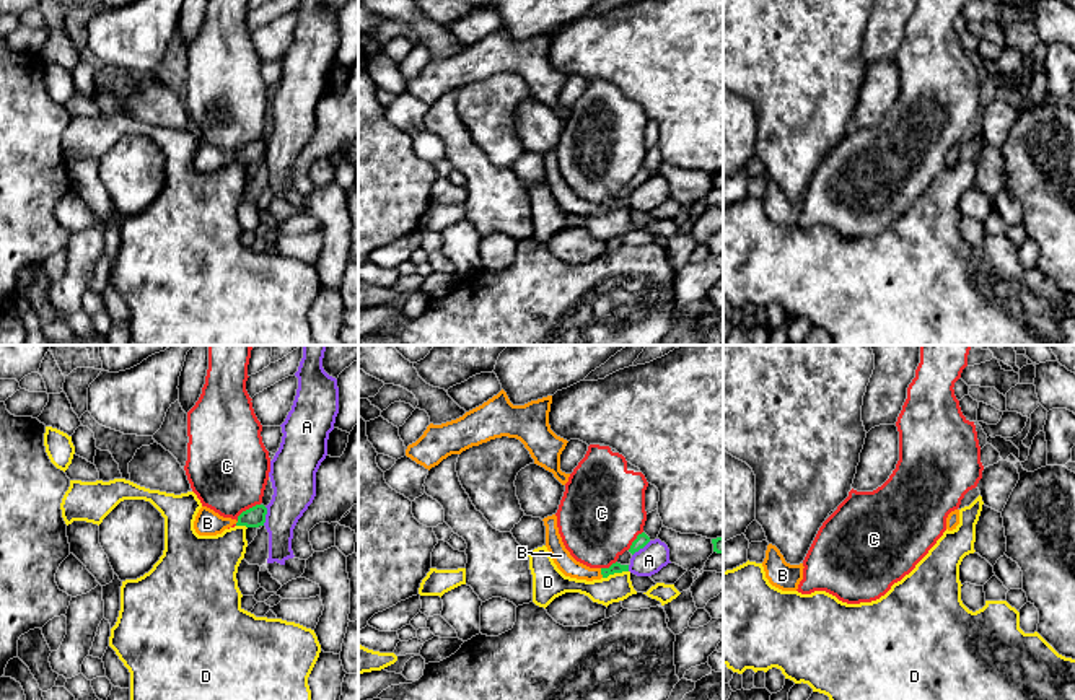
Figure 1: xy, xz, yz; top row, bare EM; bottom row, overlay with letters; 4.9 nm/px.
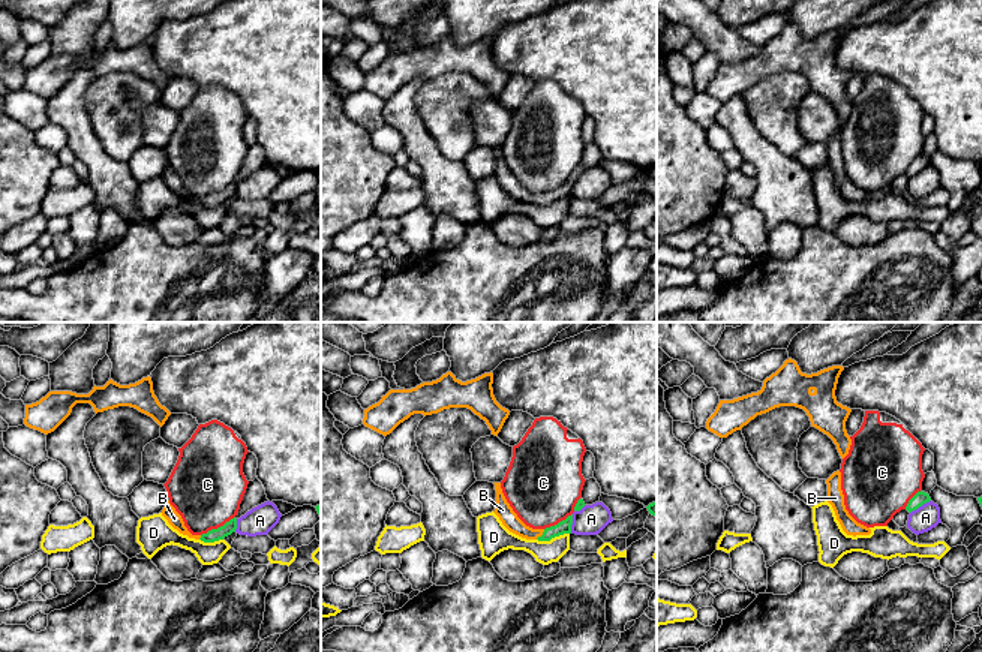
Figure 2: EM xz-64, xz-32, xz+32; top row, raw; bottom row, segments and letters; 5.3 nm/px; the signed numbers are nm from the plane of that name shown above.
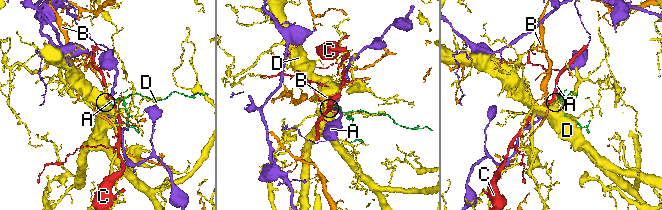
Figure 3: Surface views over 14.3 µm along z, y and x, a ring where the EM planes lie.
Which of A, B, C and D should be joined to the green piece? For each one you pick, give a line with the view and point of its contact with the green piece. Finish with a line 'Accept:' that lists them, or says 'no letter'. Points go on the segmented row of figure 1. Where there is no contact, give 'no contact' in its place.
B: xz (601, 573)
Accept: B

